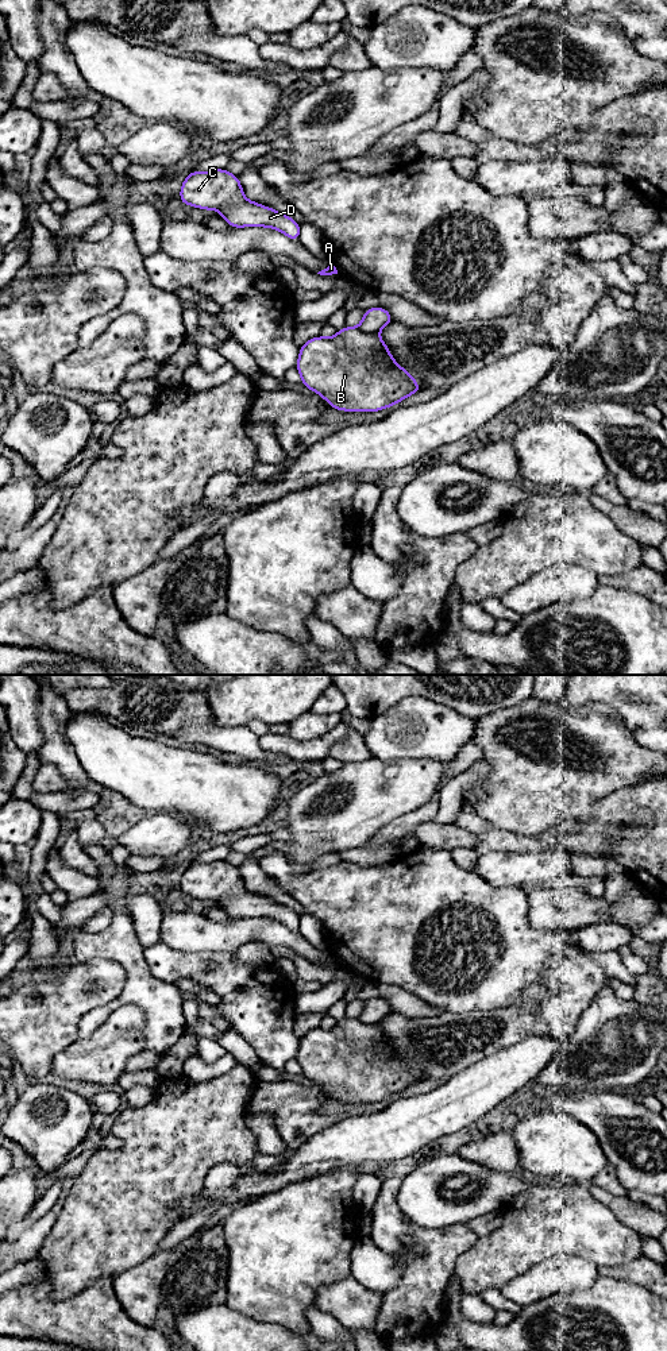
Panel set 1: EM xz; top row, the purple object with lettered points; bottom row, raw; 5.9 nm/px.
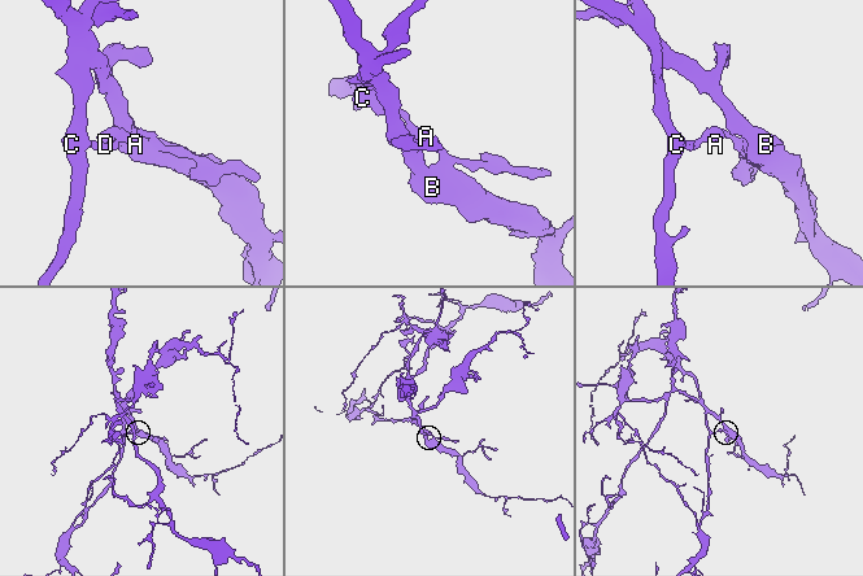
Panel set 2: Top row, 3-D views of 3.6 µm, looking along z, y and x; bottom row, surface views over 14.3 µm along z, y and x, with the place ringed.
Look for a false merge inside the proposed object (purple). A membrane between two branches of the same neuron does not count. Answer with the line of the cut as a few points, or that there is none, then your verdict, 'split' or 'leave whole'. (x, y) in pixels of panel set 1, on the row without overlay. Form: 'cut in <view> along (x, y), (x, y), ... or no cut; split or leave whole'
cut in xz along (358, 1018), (362, 1022), (377, 1025); split

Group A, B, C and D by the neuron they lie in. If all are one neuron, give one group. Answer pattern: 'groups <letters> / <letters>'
groups A C D / B

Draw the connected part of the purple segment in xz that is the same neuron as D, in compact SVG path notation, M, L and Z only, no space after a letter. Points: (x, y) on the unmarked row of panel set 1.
M224 860L207 864L190 862L181 876L180 892L193 899L219 902L231 918L269 918L294 933L300 930L300 915L273 899L244 888L240 872Z

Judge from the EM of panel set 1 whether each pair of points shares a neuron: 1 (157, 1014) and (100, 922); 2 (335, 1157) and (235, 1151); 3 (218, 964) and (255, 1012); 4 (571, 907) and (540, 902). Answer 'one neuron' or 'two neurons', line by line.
1: two neurons
2: two neurons
3: one neuron
4: one neuron

